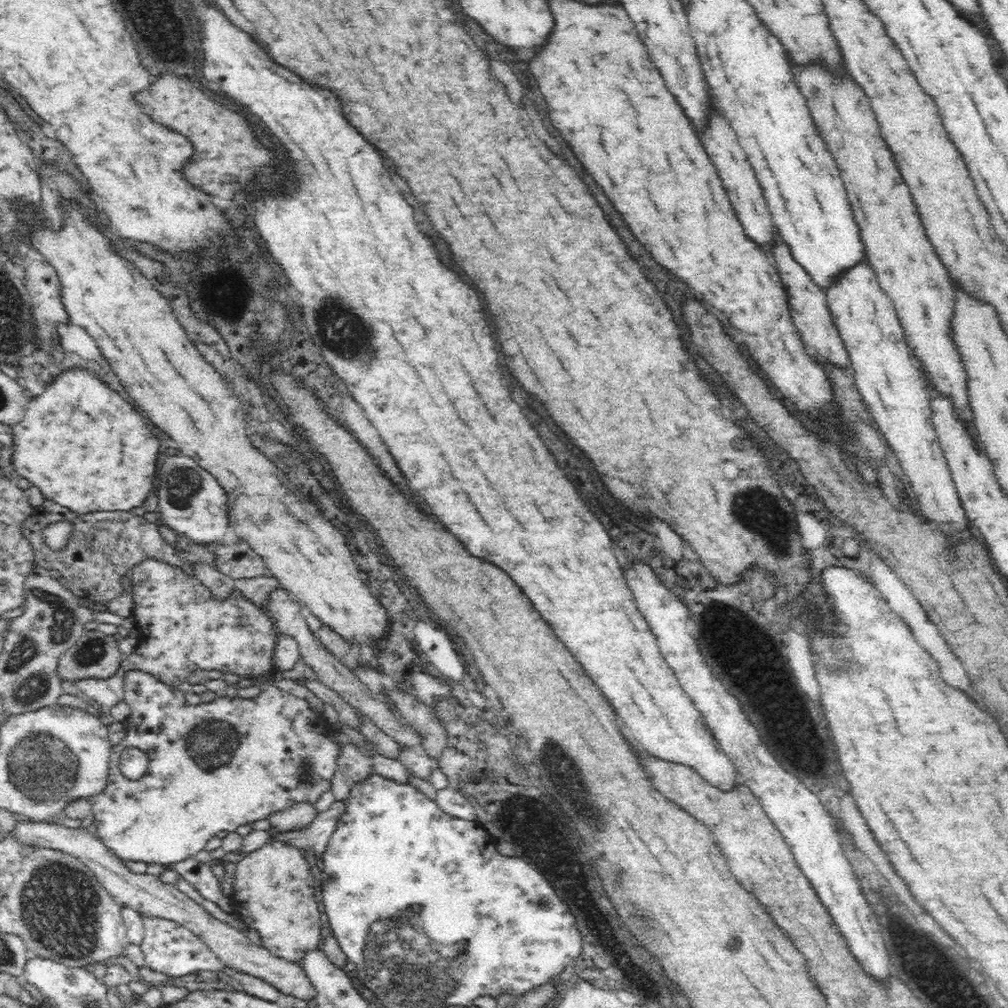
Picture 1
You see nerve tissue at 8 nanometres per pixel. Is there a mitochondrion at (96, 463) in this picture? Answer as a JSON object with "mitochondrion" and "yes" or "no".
{"mitochondrion":"no"}

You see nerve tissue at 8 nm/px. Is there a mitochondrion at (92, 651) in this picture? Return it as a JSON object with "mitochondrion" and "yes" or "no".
{"mitochondrion":"yes"}

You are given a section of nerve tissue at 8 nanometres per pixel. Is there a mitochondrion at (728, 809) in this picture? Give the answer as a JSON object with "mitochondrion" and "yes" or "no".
{"mitochondrion":"no"}

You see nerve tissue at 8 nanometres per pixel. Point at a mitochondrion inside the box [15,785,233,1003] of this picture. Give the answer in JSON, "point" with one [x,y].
{"point":[61,907]}

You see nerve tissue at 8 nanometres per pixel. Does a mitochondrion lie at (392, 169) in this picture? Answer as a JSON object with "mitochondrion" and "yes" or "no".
{"mitochondrion":"no"}

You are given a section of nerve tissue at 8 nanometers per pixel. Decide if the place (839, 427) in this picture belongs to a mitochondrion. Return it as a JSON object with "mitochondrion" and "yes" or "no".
{"mitochondrion":"no"}

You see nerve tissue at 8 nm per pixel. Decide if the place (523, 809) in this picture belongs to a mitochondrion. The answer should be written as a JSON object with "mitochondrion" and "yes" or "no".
{"mitochondrion":"yes"}

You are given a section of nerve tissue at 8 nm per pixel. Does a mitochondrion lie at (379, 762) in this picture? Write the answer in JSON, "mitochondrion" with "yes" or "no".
{"mitochondrion":"no"}

